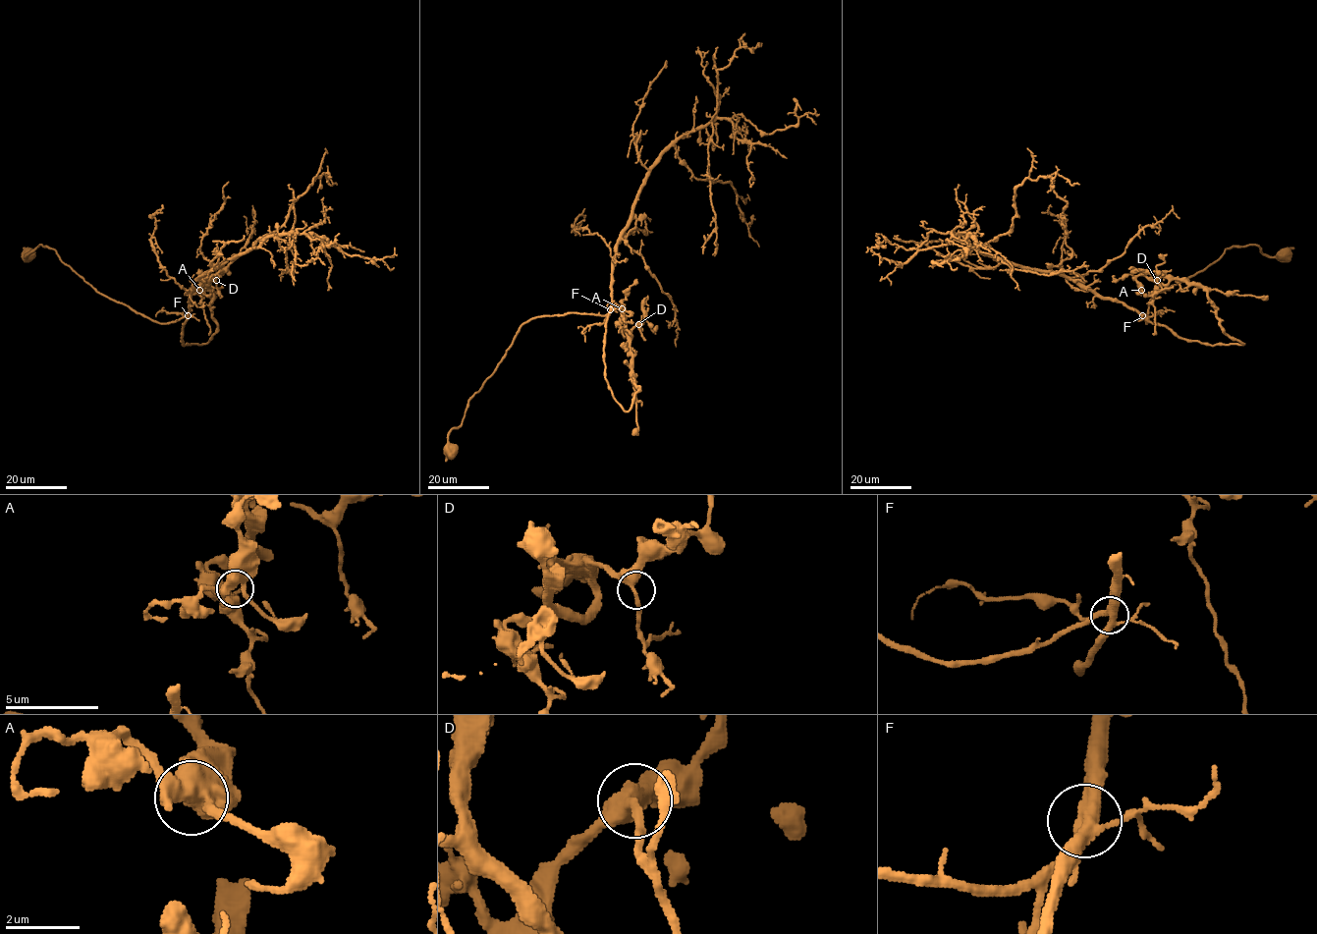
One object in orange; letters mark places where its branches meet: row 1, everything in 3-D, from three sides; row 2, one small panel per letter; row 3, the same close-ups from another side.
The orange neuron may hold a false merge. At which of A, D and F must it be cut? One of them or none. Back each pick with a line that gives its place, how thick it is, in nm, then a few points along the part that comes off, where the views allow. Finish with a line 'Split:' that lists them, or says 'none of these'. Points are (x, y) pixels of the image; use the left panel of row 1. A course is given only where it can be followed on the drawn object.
Split: none of these

